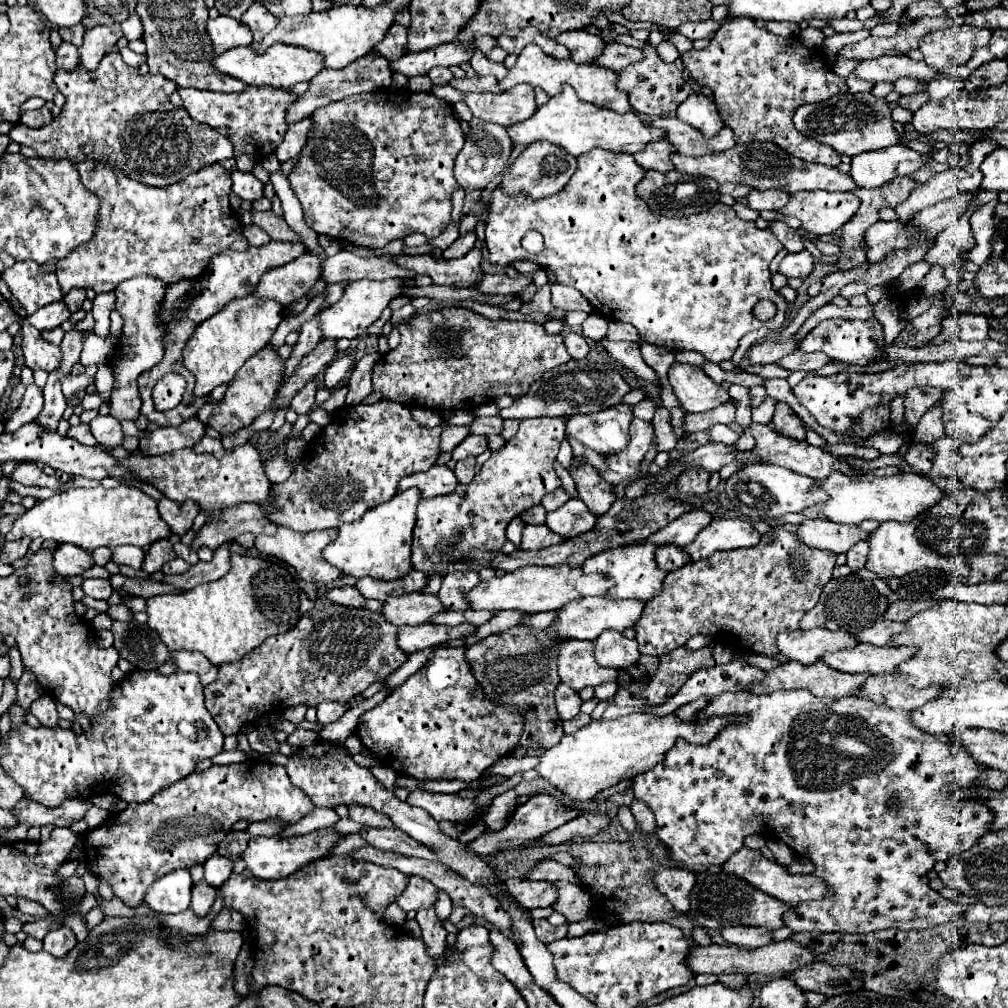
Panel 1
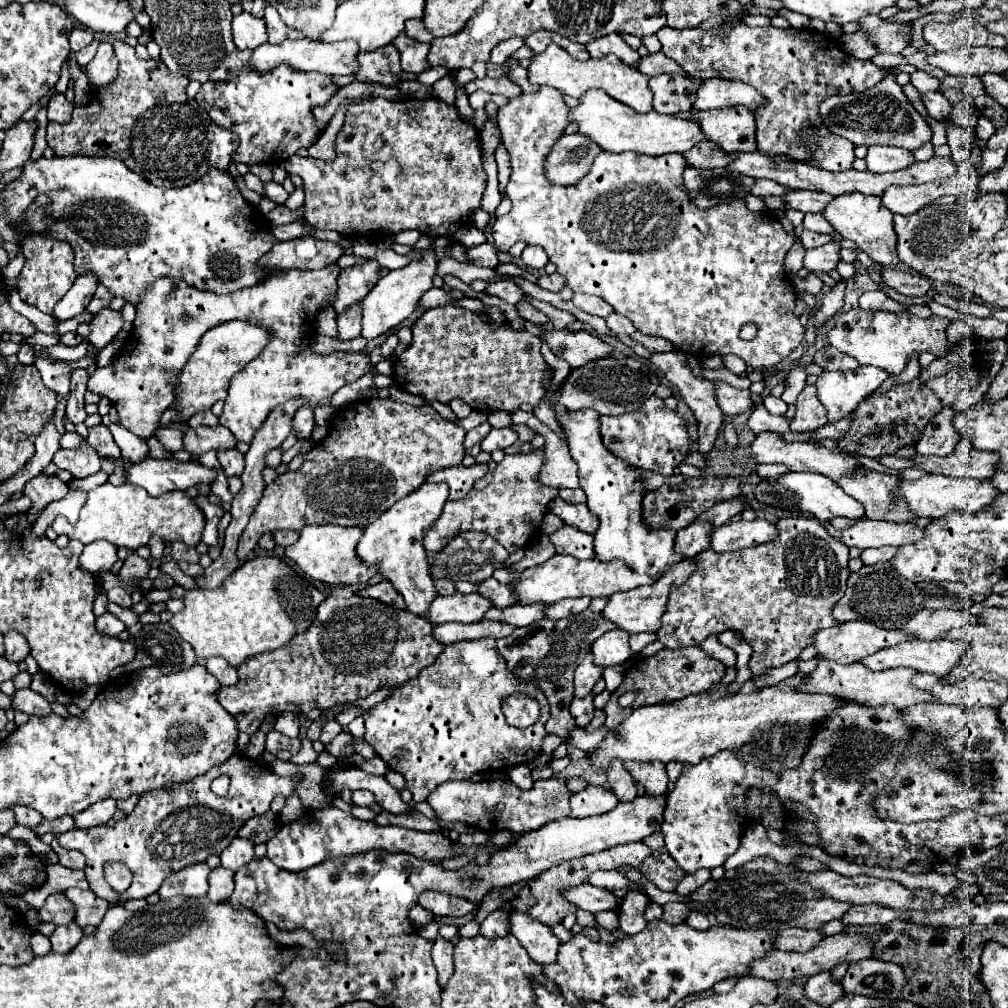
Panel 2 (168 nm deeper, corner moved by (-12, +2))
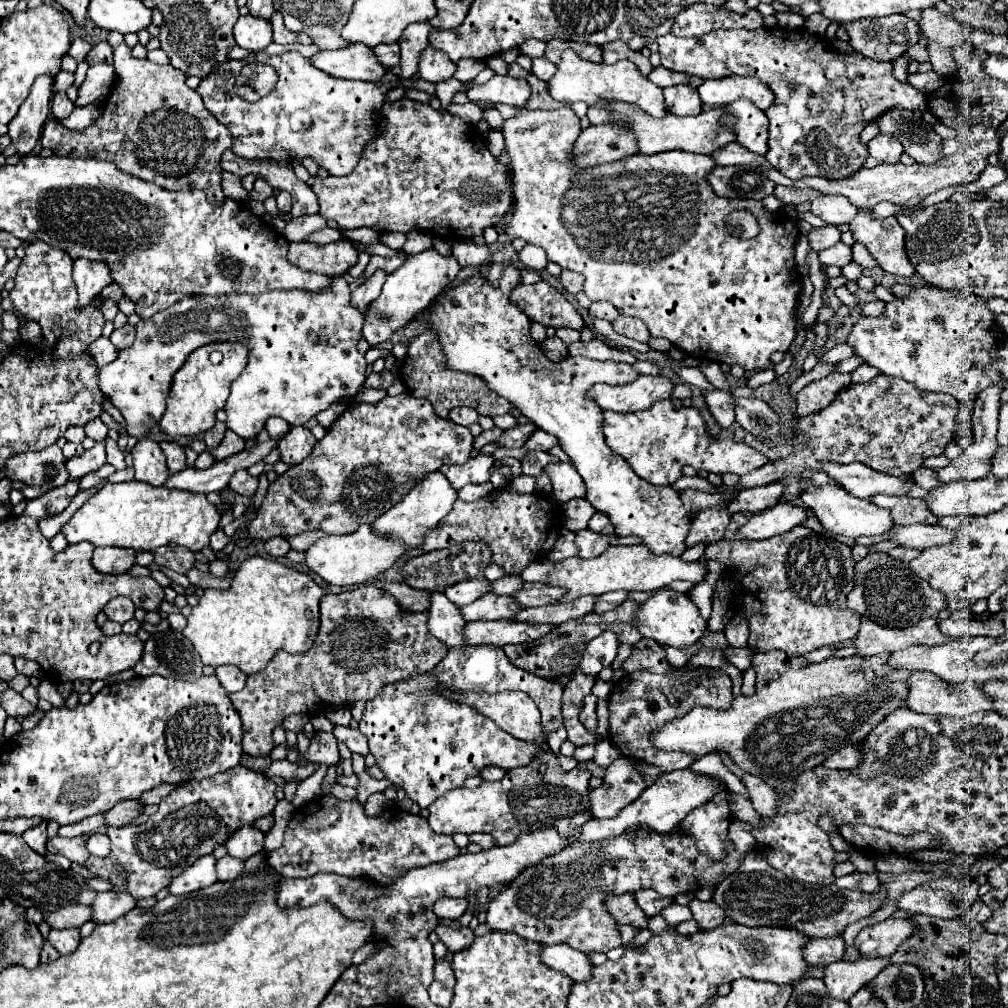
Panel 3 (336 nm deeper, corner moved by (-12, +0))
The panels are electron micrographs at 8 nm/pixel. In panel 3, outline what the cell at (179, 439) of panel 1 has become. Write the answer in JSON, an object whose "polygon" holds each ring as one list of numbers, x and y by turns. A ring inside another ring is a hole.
{"polygon":[[227,430,225,440,223,440,215,450,211,450,211,456,213,456,215,460,223,460,223,458,233,456,233,454,237,454,237,452,241,452,241,450,245,450,245,440,243,440,241,436,237,436,235,432]]}

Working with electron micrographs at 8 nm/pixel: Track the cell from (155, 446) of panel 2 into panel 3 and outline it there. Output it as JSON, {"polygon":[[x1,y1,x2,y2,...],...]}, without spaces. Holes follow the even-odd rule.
{"polygon":[[163,442,161,450,167,456,167,464,169,464,171,472,181,472,181,470,189,468,185,462,185,450,177,442]]}

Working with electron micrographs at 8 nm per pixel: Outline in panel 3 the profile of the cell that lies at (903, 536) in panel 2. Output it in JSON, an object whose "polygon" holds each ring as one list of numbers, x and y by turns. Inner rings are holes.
{"polygon":[[911,524,911,526,893,526,891,540,897,540,901,546,925,550,937,544,949,544,955,540,957,530,947,530,943,526,925,526,925,524]]}

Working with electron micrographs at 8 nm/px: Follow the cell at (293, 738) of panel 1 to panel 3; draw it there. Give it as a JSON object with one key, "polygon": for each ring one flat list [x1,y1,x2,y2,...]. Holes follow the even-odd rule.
{"polygon":[[337,726,337,728,335,728,335,738,337,738,339,742,345,742,351,752,359,752,359,754,363,754,363,756,369,754,367,736,363,736,359,730,345,728,345,726]]}

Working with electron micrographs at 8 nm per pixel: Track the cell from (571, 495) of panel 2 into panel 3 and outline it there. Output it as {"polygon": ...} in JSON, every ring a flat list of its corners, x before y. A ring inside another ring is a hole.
{"polygon":[[581,498,569,500,561,508,563,508,563,526,571,532,585,530,589,518,595,514,595,508,587,500,581,500]]}

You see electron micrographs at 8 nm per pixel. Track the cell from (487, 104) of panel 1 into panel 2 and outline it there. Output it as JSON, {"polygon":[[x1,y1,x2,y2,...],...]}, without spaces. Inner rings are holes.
{"polygon":[[541,86,537,92,533,94,521,94,517,98,511,98,505,106,499,108,497,112,497,124,501,128,501,136,503,136,503,146,507,148,507,152,511,154,511,178,505,186,505,196,513,202,511,212,507,216,499,216,491,228,493,232,493,240,495,240,495,248,499,252,509,252,509,248,515,242,525,242,525,244,539,244,545,248,549,260,557,266,557,272,565,278,565,286,569,286,575,292,585,292,585,294,595,294,601,296,605,302,609,302,617,314,629,318,633,322,633,326,643,332,643,334,651,334,651,336,661,336,665,340,669,340,675,348,681,348,681,352,691,354,691,356,725,356,725,354,735,354,739,356,747,366,751,368,771,368,775,364,779,364,783,358,787,358,791,354,793,348,797,348,803,340,803,324,799,322,799,318,795,316,795,302,797,302,797,294,791,286,791,282,787,282,787,274,783,270,783,258,787,254,787,250,793,246,795,238,791,234,785,232,785,228,781,226,781,222,775,216,767,216,765,212,749,212,747,206,743,204,743,200,733,200,729,204,719,204,713,206,709,210,701,210,697,206,693,206,689,202,689,196,683,188,683,180,681,174,687,168,687,162,683,160,681,154,665,154,665,156,649,156,649,154,639,154,635,152,621,152,618,154,608,151,602,151,594,160,589,174,583,178,581,184,575,186,553,186,547,182,545,174,543,174,543,160,549,154,549,148,555,144,557,138,561,136,561,132,569,124,567,118,567,106,563,102,563,94,555,88,549,86],[745,322,755,322,759,326,759,332,753,340,743,340,739,338,739,330]]}

